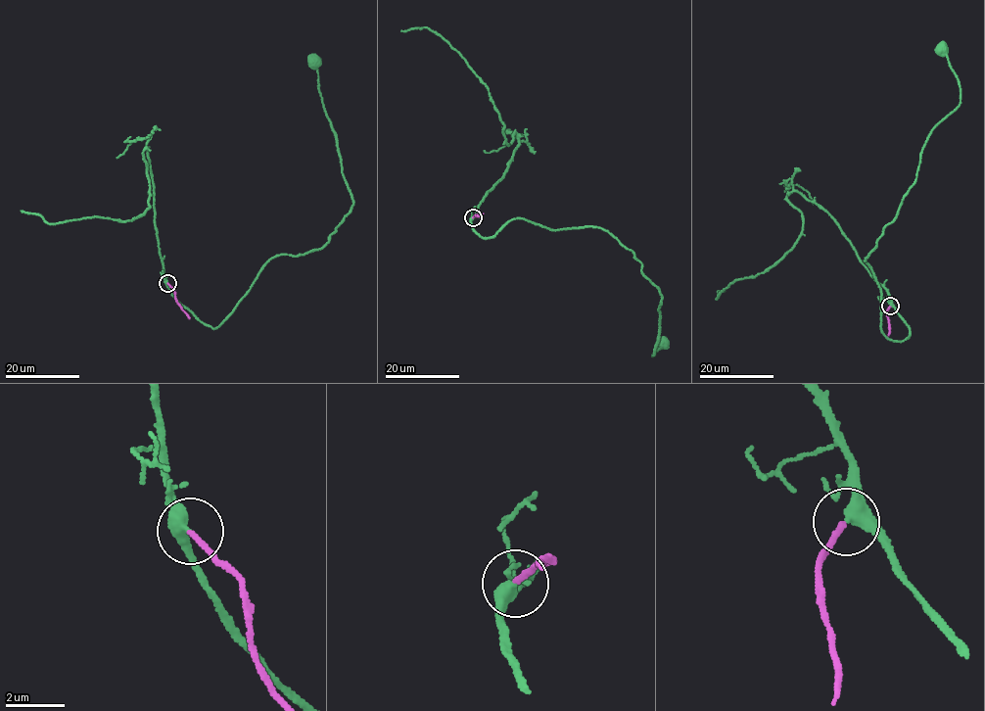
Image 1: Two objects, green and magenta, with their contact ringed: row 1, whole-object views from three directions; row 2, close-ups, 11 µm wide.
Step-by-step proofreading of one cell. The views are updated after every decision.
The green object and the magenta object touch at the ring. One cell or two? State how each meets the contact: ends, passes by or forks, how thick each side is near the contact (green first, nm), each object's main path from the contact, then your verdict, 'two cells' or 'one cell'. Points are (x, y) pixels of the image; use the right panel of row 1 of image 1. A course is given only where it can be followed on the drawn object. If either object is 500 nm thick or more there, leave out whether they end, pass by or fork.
green passes by | magenta ends | 360/180 nm | green via (890, 306), (909, 328), (900, 341), (882, 333), (864, 260), (930, 131), (960, 104), (943, 47) | magenta via (889, 306), (886, 338) | one cell

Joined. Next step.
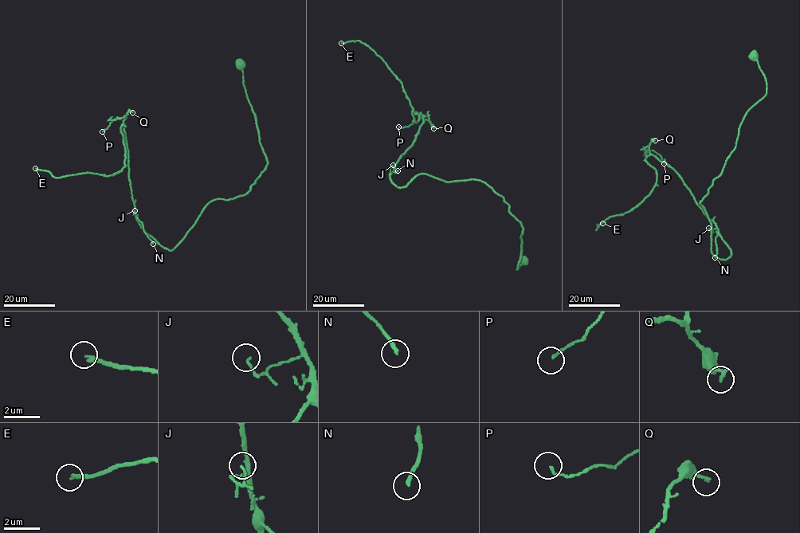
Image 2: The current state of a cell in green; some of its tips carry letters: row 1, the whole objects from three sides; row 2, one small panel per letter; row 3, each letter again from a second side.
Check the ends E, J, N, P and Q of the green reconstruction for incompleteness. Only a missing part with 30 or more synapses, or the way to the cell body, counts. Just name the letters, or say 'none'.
E, N

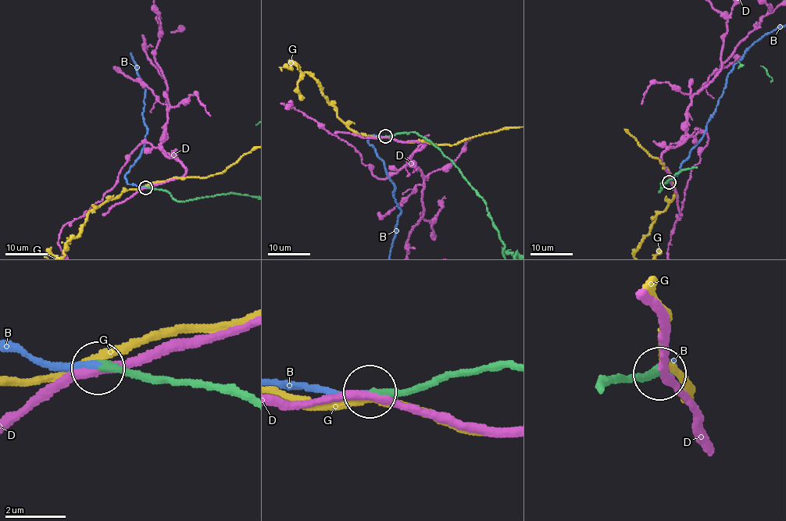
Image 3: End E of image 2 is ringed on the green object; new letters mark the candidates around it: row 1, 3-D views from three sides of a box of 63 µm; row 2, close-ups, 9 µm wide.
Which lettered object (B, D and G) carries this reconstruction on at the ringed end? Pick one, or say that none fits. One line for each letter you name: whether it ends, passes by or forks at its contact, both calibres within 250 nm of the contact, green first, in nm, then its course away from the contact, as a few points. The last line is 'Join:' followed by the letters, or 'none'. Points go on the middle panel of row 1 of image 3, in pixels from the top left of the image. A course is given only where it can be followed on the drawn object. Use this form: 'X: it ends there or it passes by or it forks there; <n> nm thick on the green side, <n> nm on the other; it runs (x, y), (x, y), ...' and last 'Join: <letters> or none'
B: it ends there; 220 nm thick on the green side, 190 nm on the other
Join: B

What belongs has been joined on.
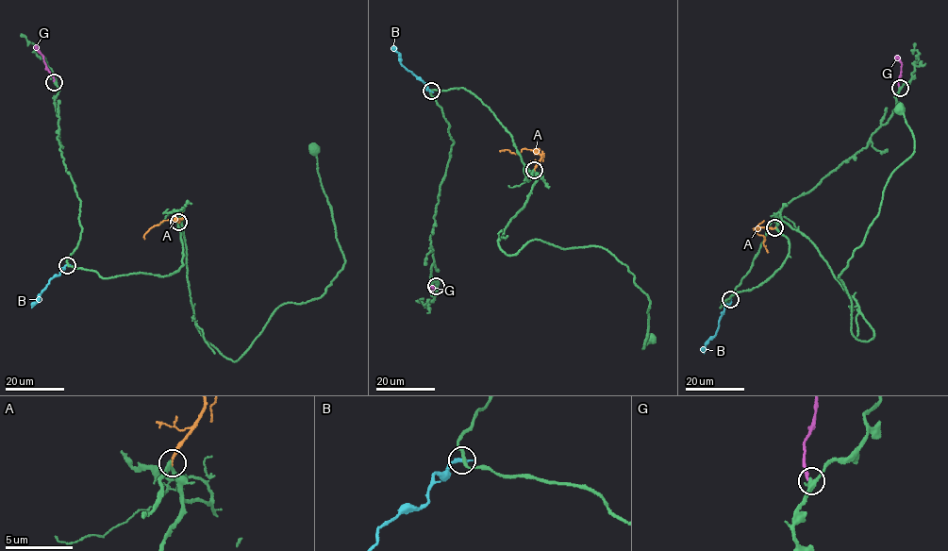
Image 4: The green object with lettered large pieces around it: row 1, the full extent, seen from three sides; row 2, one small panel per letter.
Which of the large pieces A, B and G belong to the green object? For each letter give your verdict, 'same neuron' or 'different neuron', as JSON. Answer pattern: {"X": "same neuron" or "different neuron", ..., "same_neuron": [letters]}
{"A": "same neuron", "B": "different neuron", "G": "different neuron", "same_neuron": ["A"]}

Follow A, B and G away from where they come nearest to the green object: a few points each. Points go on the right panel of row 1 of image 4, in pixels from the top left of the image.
A: (774, 227), (756, 230), (765, 239), (763, 242), (768, 252)
B: (730, 298), (704, 353)
G: (900, 88), (901, 63), (894, 57)

